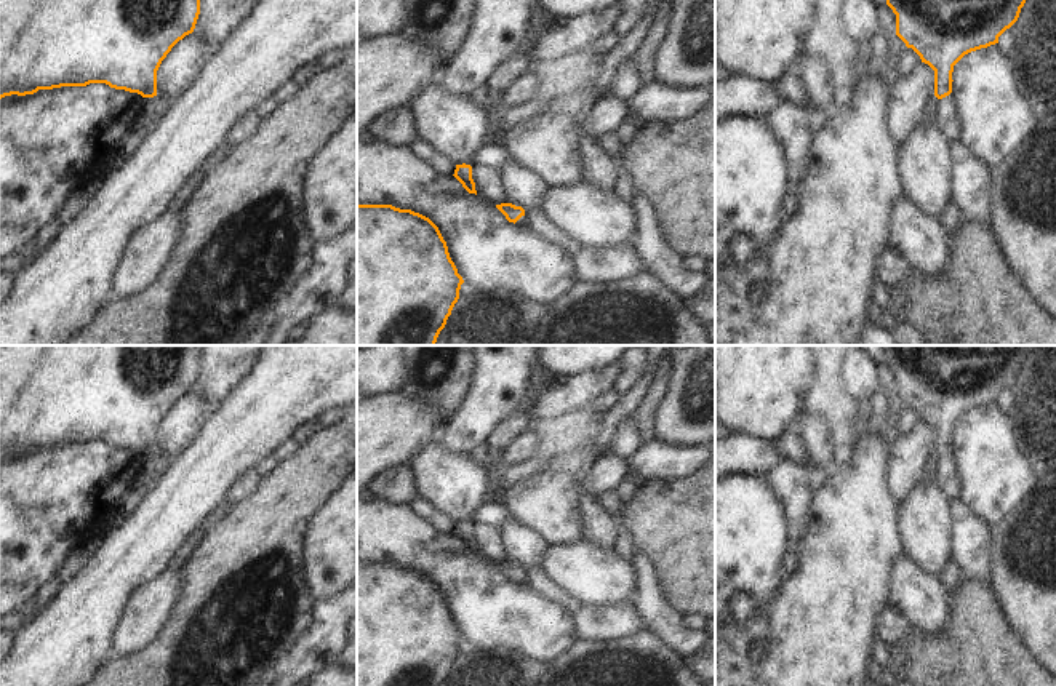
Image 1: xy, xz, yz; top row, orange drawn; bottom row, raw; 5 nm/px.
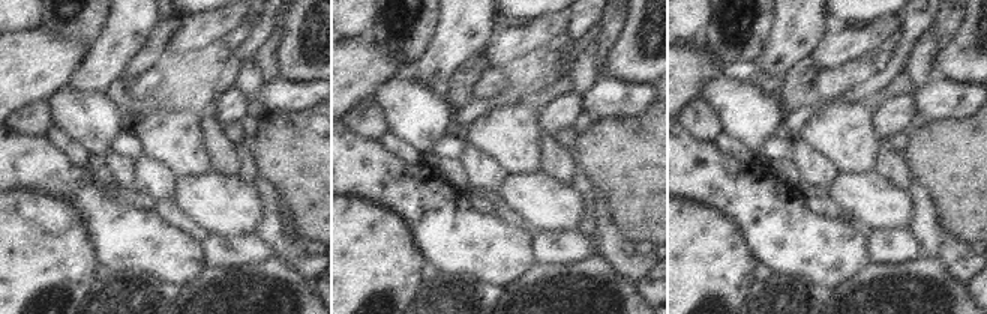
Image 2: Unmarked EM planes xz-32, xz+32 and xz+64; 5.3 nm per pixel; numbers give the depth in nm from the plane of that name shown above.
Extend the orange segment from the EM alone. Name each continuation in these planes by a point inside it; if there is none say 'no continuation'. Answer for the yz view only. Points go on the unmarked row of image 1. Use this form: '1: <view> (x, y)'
1: yz (949, 482)

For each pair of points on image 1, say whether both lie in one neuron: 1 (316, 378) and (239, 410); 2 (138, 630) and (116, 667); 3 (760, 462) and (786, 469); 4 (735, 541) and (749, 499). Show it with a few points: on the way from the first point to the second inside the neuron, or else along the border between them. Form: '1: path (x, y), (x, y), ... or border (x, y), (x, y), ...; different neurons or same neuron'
1: path (296, 378), (263, 410), (258, 410); same neuron
2: border (154, 637), (140, 651), (125, 658), (111, 656); different neurons
3: border (783, 459), (764, 478); different neurons
4: path (736, 531), (741, 509); same neuron

